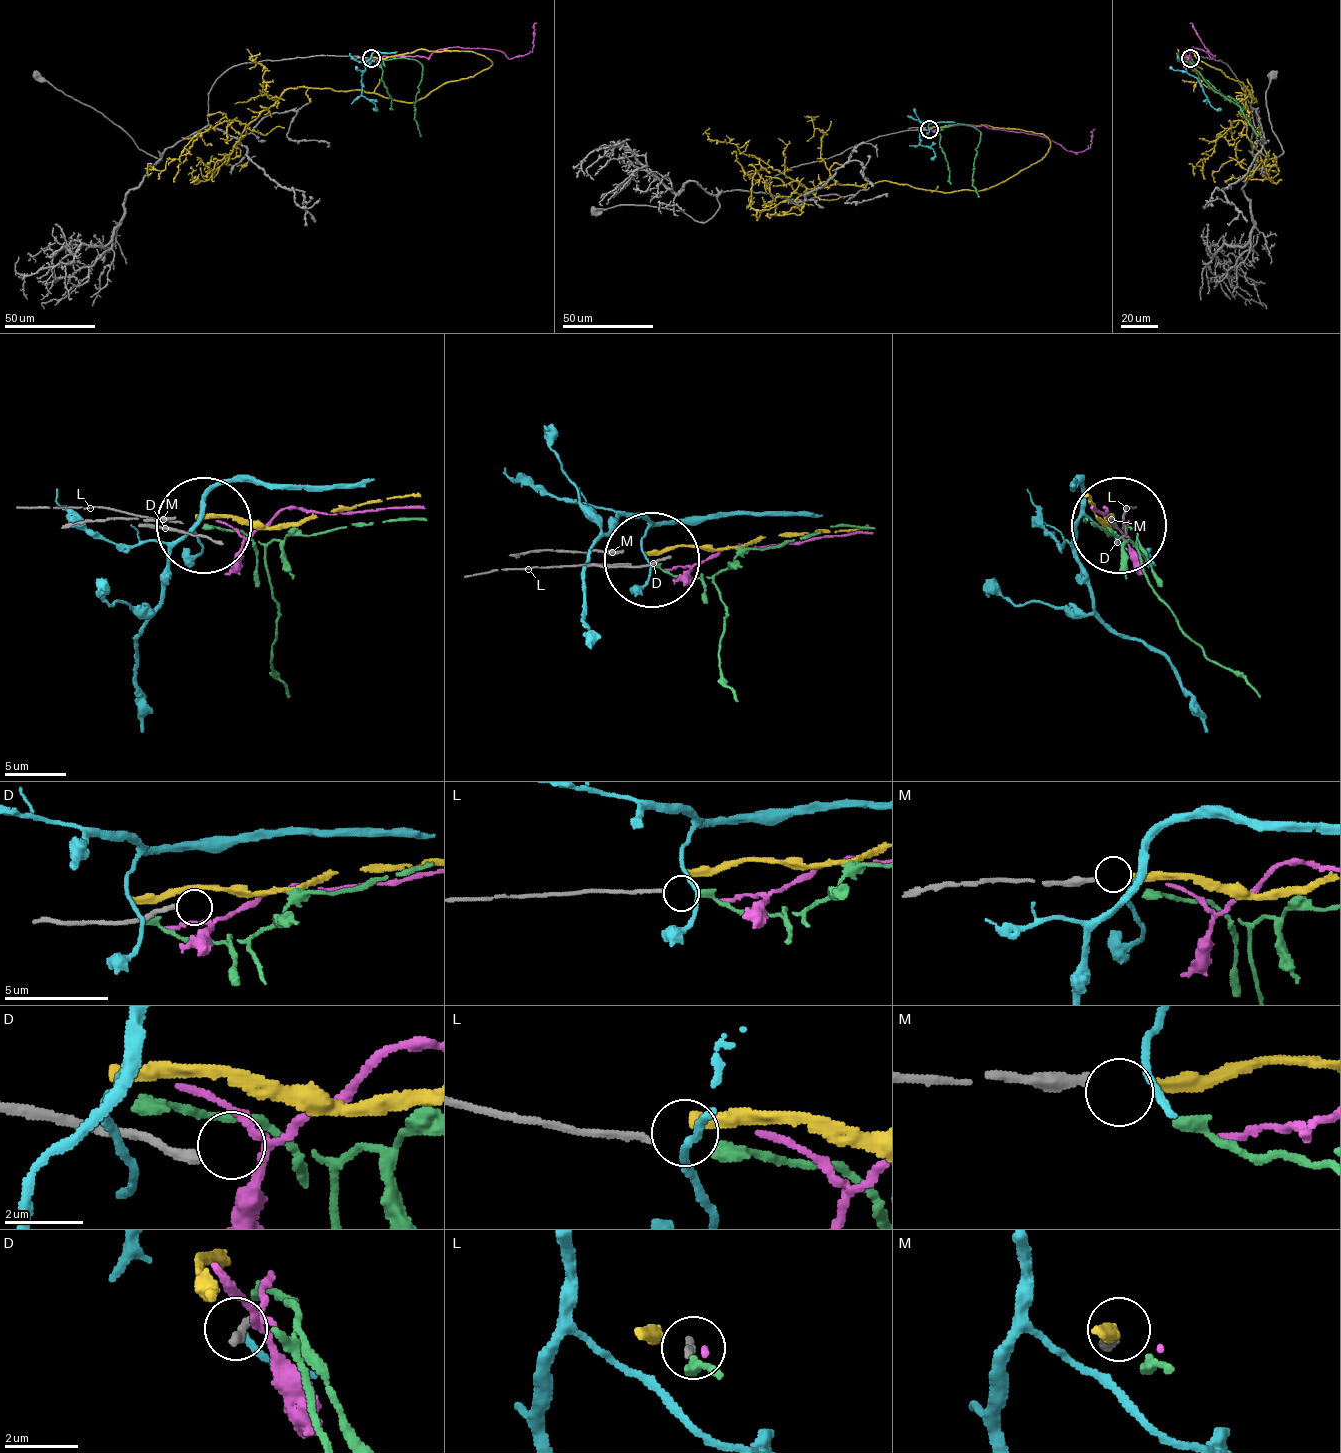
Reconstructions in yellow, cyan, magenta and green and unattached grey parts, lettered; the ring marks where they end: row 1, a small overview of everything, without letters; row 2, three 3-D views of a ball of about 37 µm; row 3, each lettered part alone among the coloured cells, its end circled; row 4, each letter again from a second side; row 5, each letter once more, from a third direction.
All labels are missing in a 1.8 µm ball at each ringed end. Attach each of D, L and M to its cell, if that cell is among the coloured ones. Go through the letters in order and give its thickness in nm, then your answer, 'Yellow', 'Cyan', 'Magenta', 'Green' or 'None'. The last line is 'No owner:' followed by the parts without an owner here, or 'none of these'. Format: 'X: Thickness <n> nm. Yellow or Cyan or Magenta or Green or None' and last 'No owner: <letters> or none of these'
D: Thickness 240 nm. None
L: Thickness 160 nm. Green
M: Thickness 300 nm. Yellow
No owner: D

